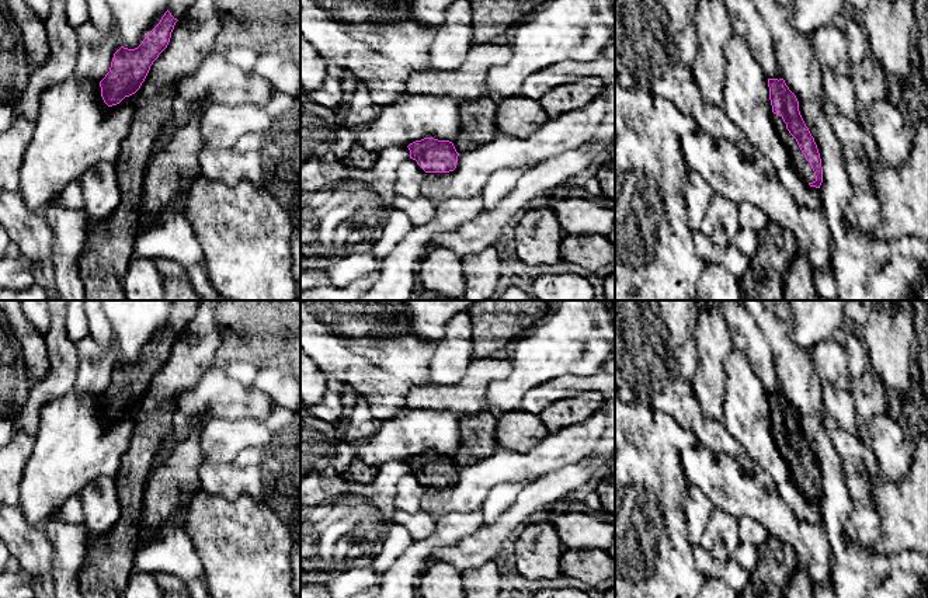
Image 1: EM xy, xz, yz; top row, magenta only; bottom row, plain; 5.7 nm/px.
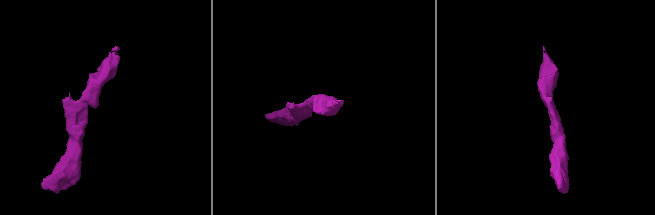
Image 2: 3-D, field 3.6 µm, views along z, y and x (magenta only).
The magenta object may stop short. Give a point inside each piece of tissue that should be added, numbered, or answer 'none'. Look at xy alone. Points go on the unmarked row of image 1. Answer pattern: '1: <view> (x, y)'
1: xy (183, 310)

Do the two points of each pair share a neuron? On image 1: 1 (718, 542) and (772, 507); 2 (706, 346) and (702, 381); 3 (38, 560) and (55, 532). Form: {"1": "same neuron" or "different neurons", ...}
{"1": "different neurons", "2": "same neuron", "3": "different neurons"}

